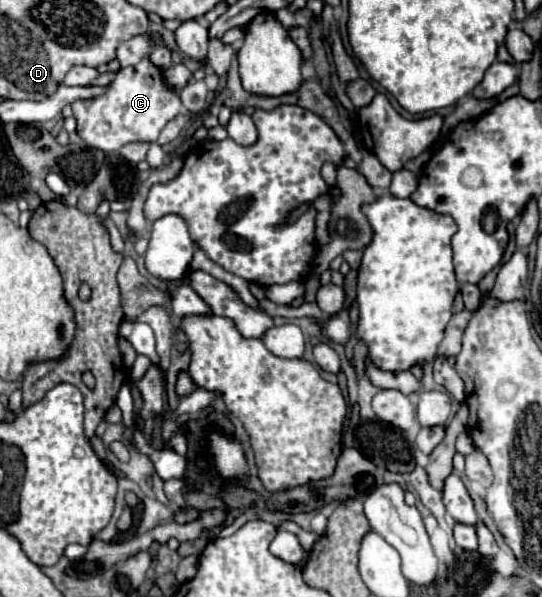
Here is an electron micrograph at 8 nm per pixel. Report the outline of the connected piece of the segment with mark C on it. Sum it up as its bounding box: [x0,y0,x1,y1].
[72,58,184,152]

